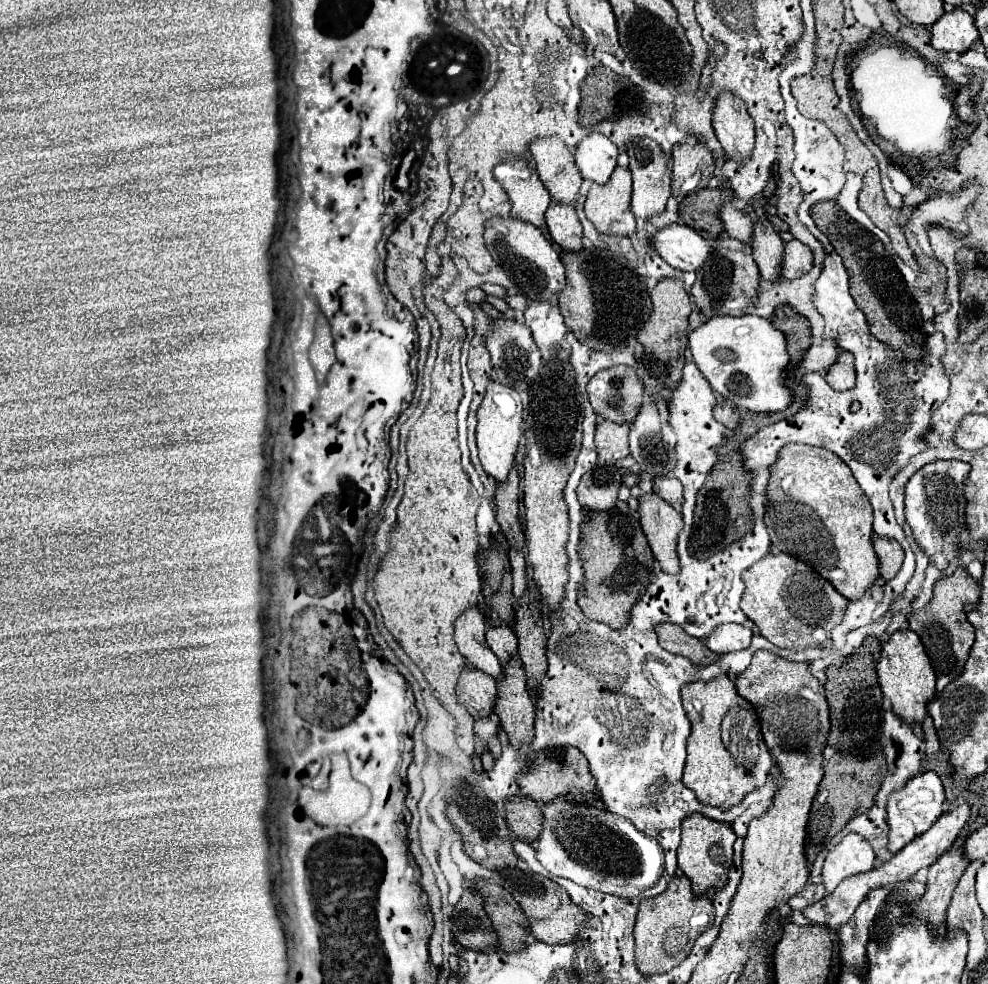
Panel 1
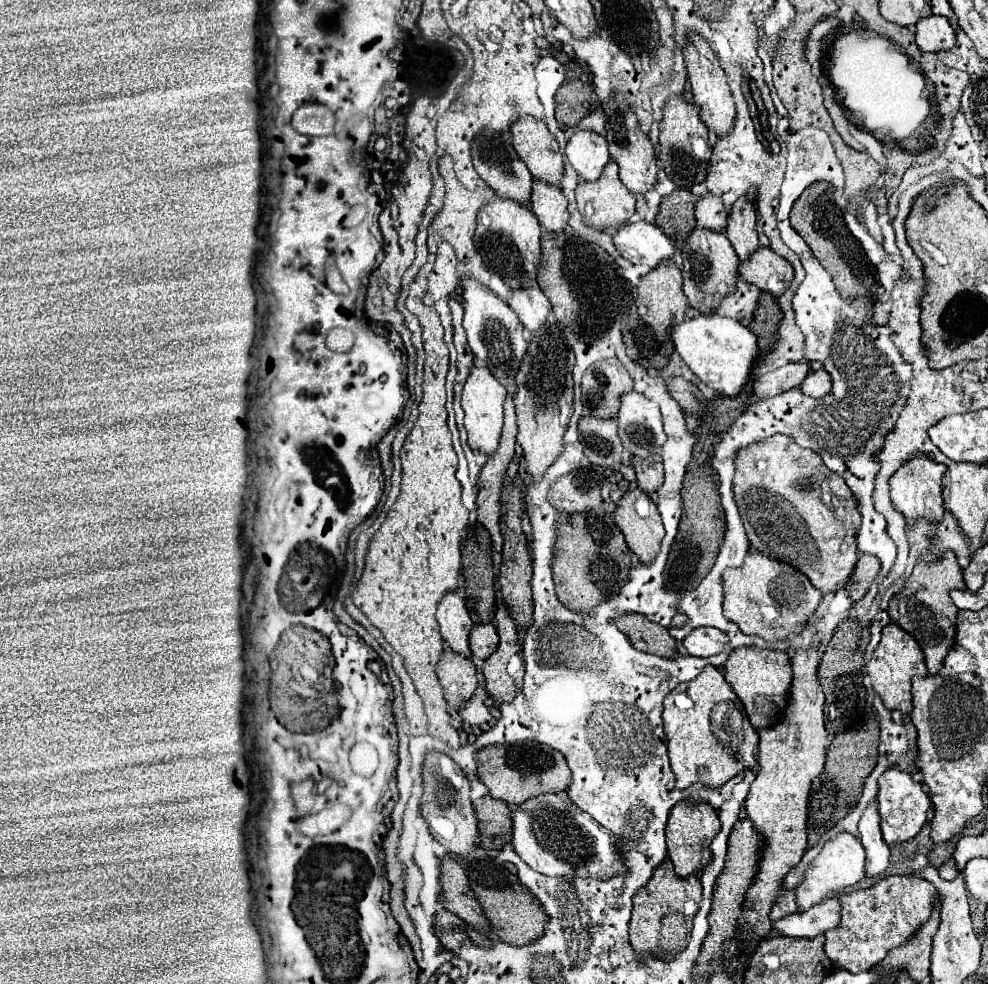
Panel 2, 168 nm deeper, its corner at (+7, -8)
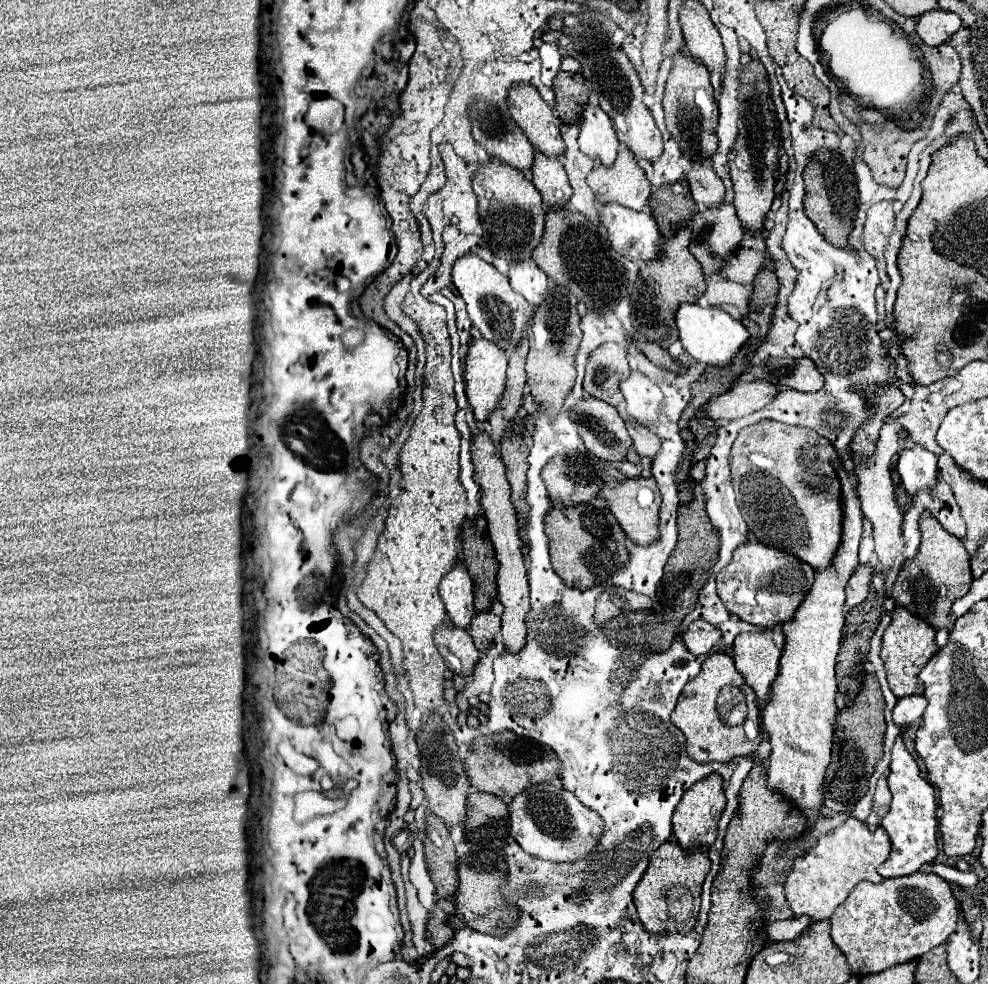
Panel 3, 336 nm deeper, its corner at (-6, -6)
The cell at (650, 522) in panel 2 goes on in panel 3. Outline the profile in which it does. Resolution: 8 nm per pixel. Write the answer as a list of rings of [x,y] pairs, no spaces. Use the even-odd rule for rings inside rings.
[[[632,478],[620,482],[616,488],[604,486],[600,496],[608,502],[608,508],[628,534],[628,538],[636,544],[652,544],[652,540],[660,538],[660,504],[662,496],[658,494],[654,478]],[[640,488],[650,488],[654,498],[650,506],[642,506],[638,502]]]

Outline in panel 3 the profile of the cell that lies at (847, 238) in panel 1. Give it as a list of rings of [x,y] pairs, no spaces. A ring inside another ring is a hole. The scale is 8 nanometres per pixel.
[[[820,152],[820,156],[812,156],[808,168],[804,170],[806,216],[814,222],[814,226],[828,240],[828,244],[844,250],[848,248],[848,236],[854,228],[854,212],[858,212],[858,188],[854,178],[856,176],[852,168],[838,152]]]

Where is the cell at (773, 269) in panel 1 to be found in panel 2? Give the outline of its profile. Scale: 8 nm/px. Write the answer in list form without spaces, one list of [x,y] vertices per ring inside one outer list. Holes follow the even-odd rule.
[[[749,196],[737,198],[729,214],[725,234],[731,240],[739,260],[747,260],[751,250],[759,248],[755,222],[757,222],[757,212],[753,200],[749,200]]]

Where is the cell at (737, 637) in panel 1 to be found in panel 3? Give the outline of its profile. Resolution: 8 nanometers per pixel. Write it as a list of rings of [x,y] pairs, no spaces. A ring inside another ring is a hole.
[[[696,620],[684,632],[684,644],[692,654],[708,654],[722,638],[722,632],[706,620]]]

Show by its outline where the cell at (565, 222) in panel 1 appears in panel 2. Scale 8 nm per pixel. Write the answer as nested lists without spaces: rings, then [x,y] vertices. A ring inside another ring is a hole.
[[[533,178],[533,190],[529,206],[537,216],[539,224],[547,232],[561,232],[569,222],[567,198],[557,184],[547,184]]]

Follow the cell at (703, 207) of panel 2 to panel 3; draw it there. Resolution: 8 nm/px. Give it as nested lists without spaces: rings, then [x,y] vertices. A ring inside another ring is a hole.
[[[694,164],[688,174],[692,198],[700,208],[718,208],[724,200],[724,184],[708,164]]]

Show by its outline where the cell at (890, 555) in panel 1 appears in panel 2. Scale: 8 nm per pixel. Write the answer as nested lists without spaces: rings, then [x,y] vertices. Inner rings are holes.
[[[869,554],[859,556],[857,566],[855,566],[855,570],[847,582],[847,594],[853,602],[857,602],[865,596],[869,584],[877,576],[877,572],[879,572],[879,560],[875,556],[869,556]]]

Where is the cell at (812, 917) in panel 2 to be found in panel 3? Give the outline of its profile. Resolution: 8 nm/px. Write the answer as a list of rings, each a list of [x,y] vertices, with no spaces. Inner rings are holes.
[[[800,916],[800,918],[790,918],[790,920],[780,920],[780,922],[768,922],[766,934],[770,940],[780,942],[780,940],[794,940],[798,938],[804,930],[812,926],[812,918]]]

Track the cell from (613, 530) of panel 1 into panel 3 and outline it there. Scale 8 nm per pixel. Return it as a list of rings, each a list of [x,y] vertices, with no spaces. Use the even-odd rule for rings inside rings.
[[[582,504],[564,510],[554,508],[546,520],[546,534],[550,538],[552,566],[570,588],[590,590],[596,584],[604,584],[628,562],[626,534],[606,506]]]

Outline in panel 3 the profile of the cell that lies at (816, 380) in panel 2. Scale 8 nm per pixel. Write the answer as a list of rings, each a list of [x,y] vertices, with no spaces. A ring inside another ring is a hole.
[[[810,358],[800,360],[766,360],[756,378],[772,380],[780,386],[790,386],[800,392],[818,392],[824,388],[824,376]]]

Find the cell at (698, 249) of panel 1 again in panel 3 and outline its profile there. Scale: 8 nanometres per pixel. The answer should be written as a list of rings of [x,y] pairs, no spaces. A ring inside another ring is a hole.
[[[606,204],[600,210],[600,218],[610,234],[612,248],[624,258],[650,262],[662,252],[662,232],[648,210],[636,212],[620,204]]]

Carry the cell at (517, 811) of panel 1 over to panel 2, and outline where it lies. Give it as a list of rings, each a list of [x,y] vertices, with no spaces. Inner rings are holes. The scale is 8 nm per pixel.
[[[483,796],[483,798],[477,798],[473,806],[479,822],[481,848],[501,850],[507,842],[511,842],[511,810],[503,800]]]

